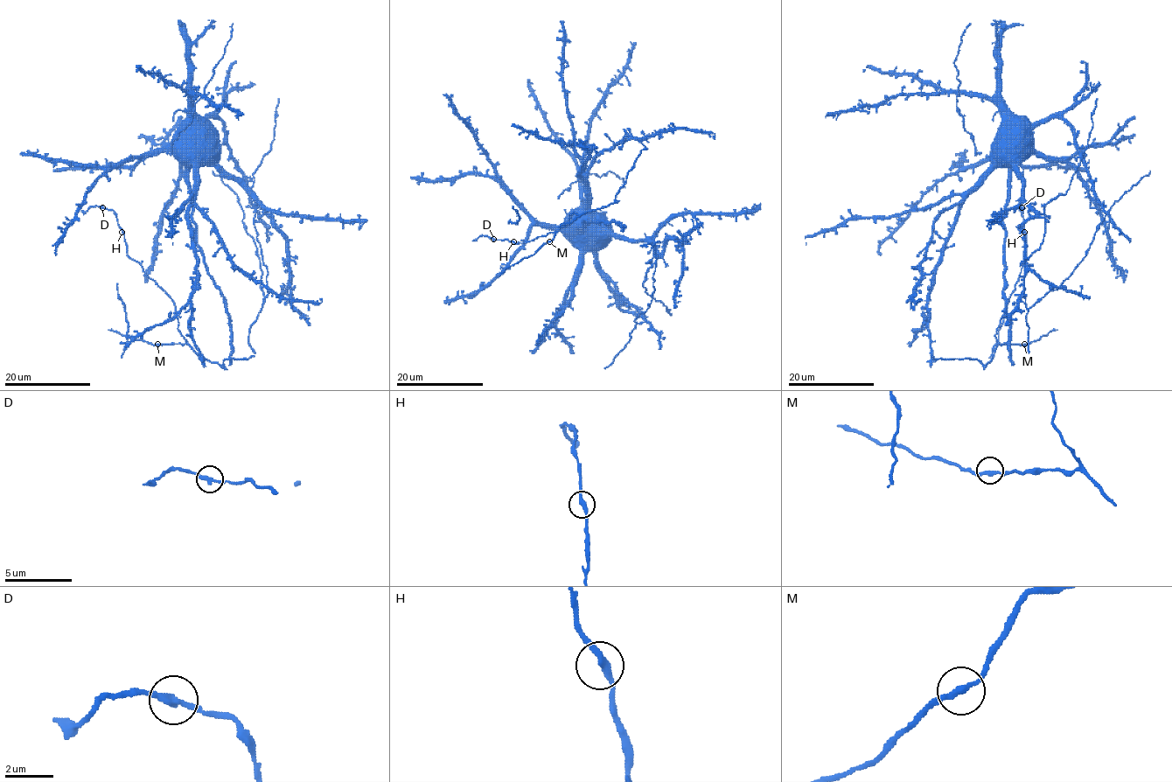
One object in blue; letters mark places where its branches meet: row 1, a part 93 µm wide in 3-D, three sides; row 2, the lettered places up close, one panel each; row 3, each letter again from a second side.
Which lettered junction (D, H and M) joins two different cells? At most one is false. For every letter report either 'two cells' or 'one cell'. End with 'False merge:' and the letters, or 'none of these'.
D: one cell
H: one cell
M: one cell
False merge: none of these

